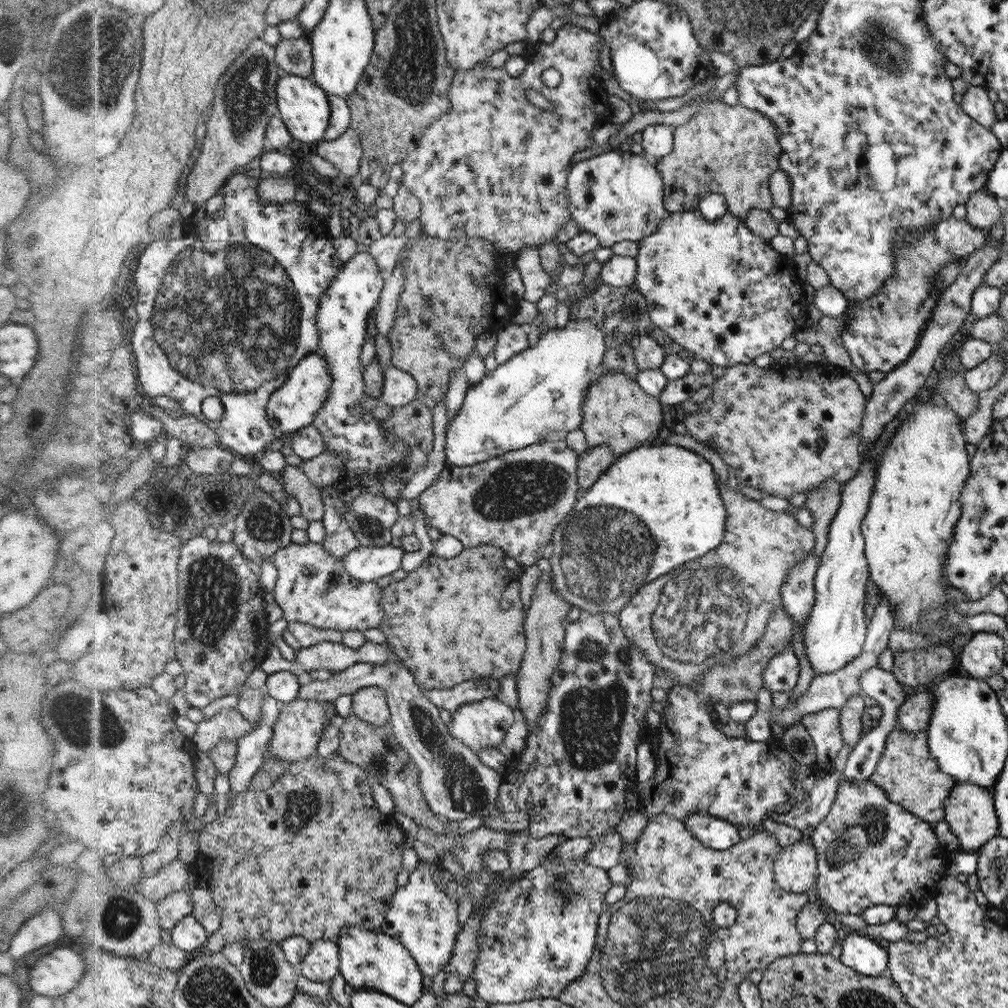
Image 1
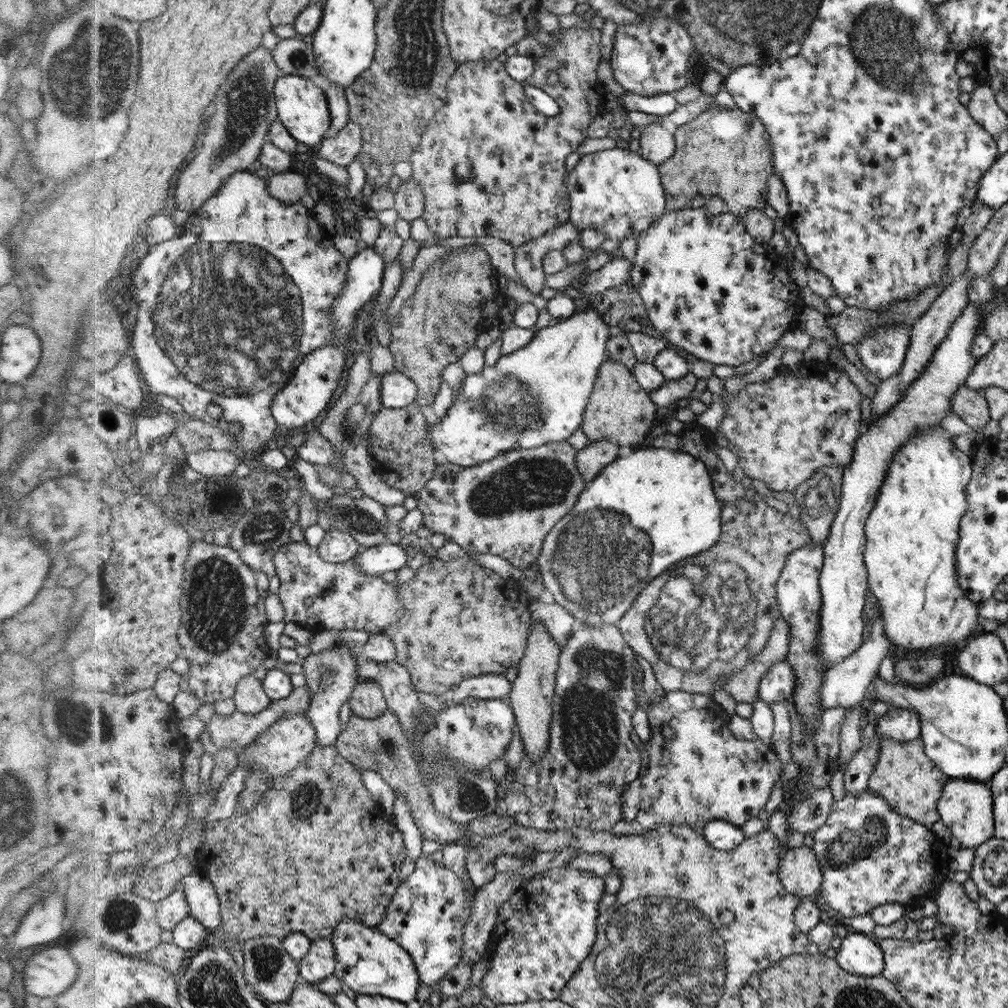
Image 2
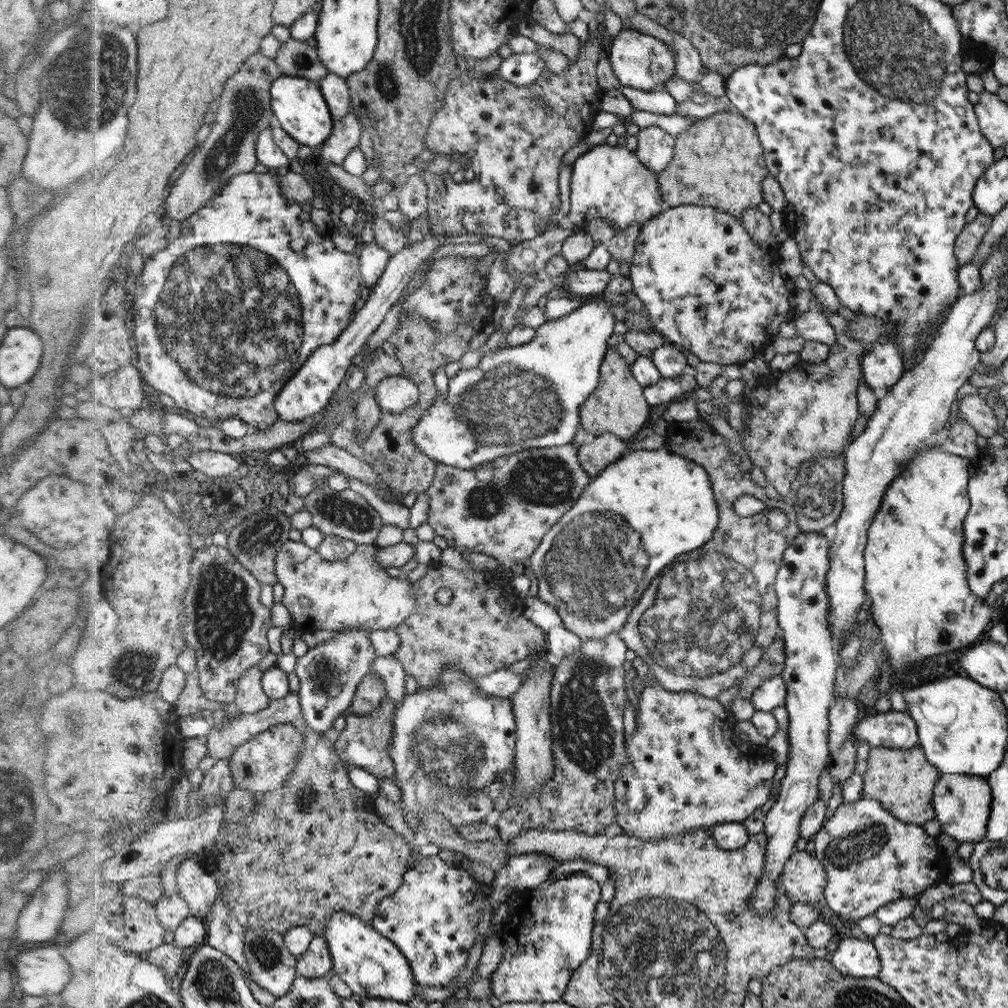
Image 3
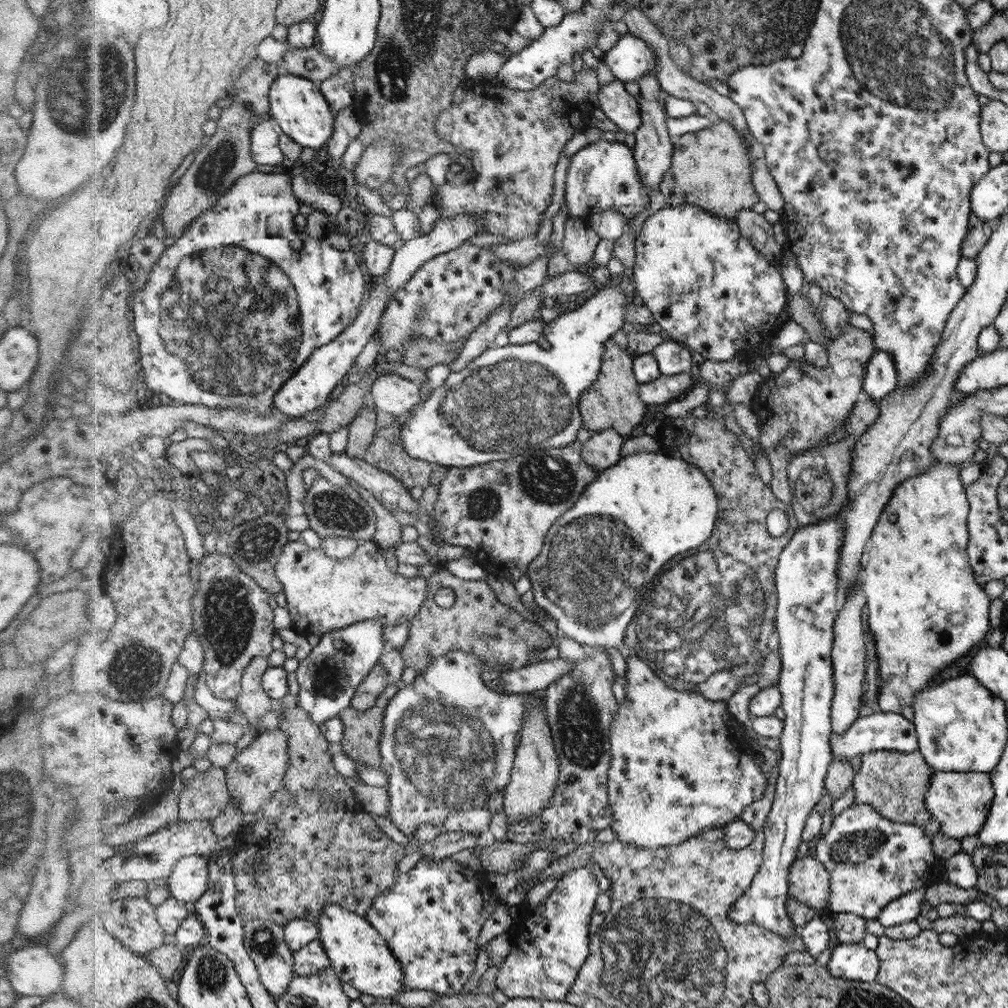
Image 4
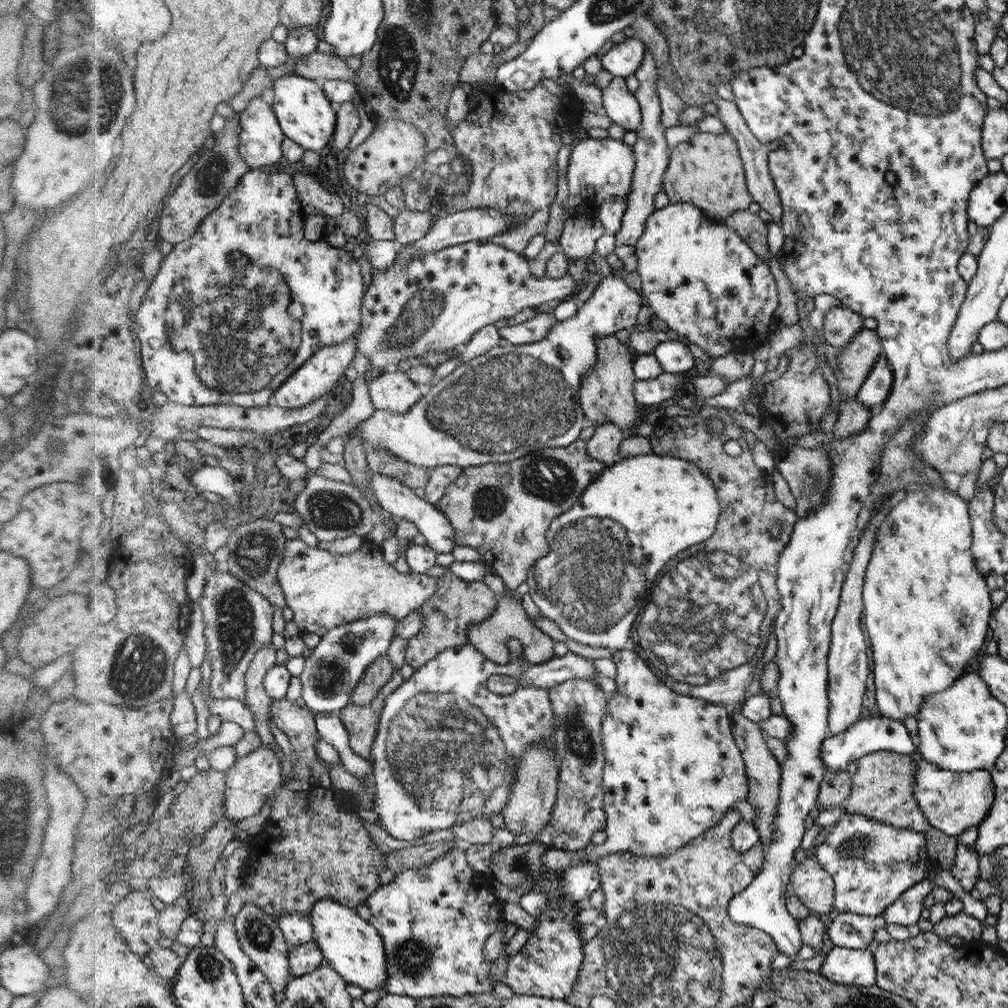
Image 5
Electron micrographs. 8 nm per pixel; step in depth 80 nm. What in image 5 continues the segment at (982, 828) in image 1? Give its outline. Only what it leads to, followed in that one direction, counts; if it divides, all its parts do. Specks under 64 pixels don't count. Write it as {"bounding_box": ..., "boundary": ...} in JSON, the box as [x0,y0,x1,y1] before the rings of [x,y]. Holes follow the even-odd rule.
{"bounding_box":[910,750,996,837],"boundary":[[[914,750],[910,753],[910,759],[916,762],[916,788],[914,797],[930,820],[933,829],[940,830],[952,837],[960,837],[968,828],[980,826],[992,810],[996,800],[996,786],[990,771],[978,770],[972,772],[951,772],[938,768],[932,761],[924,760],[922,753]]]}

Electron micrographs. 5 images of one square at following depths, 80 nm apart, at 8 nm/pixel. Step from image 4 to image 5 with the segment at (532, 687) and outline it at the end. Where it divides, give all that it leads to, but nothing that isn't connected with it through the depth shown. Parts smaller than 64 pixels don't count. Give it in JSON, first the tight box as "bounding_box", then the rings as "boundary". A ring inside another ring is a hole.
{"bounding_box":[518,651,615,694],"boundary":[[[572,651],[562,657],[553,657],[546,662],[531,665],[531,668],[518,676],[519,687],[534,685],[543,689],[549,689],[572,678],[589,678],[604,692],[612,694],[615,691],[614,679],[604,676],[590,659]]]}

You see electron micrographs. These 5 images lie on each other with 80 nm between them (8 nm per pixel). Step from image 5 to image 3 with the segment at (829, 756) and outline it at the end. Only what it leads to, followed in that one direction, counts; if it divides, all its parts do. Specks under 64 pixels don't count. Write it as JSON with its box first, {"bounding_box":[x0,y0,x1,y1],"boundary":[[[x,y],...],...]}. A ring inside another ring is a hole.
{"bounding_box":[853,711,919,750],"boundary":[[[901,711],[875,712],[864,716],[861,721],[853,728],[855,740],[858,743],[868,742],[872,747],[900,748],[908,750],[919,744],[919,734],[917,733],[916,723],[909,713]]]}

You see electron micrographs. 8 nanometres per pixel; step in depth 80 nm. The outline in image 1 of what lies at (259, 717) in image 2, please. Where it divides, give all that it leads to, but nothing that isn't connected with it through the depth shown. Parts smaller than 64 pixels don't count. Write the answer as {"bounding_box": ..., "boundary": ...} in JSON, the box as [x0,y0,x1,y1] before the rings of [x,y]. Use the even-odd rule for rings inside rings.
{"bounding_box":[193,662,504,820],"boundary":[[[357,662],[349,666],[346,670],[336,673],[336,675],[327,678],[319,676],[311,683],[302,685],[299,692],[299,698],[304,700],[337,700],[339,696],[353,695],[359,688],[365,686],[380,687],[386,693],[387,705],[390,709],[390,722],[398,743],[402,745],[410,760],[416,764],[416,768],[422,768],[422,788],[424,794],[428,788],[446,788],[450,800],[442,800],[442,814],[451,820],[465,820],[473,816],[486,816],[497,812],[497,800],[500,798],[500,789],[504,785],[503,777],[498,772],[488,768],[479,760],[477,753],[471,751],[463,742],[456,740],[451,734],[448,734],[445,722],[440,717],[440,708],[432,701],[428,700],[418,684],[414,683],[413,673],[406,667],[397,663],[368,664]],[[237,706],[235,709],[223,709],[209,719],[204,719],[198,724],[193,738],[199,750],[210,753],[223,740],[241,740],[256,731],[257,727]]]}

